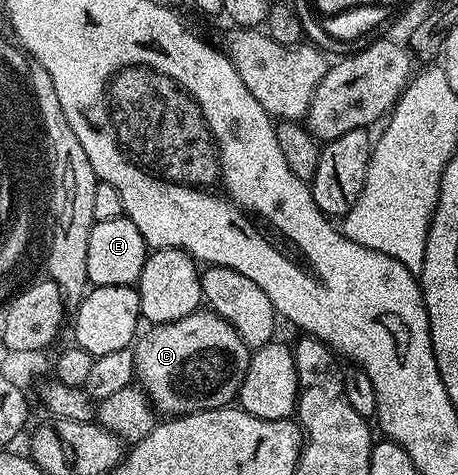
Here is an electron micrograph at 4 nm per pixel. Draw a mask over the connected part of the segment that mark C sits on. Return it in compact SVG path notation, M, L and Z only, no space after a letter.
M200 311L185 315L185 319L177 319L173 323L157 325L148 330L133 345L135 377L138 388L147 394L156 414L183 417L186 413L230 405L238 398L245 371L251 362L252 350L248 349L241 335L237 335L235 328L223 317L213 311Z

